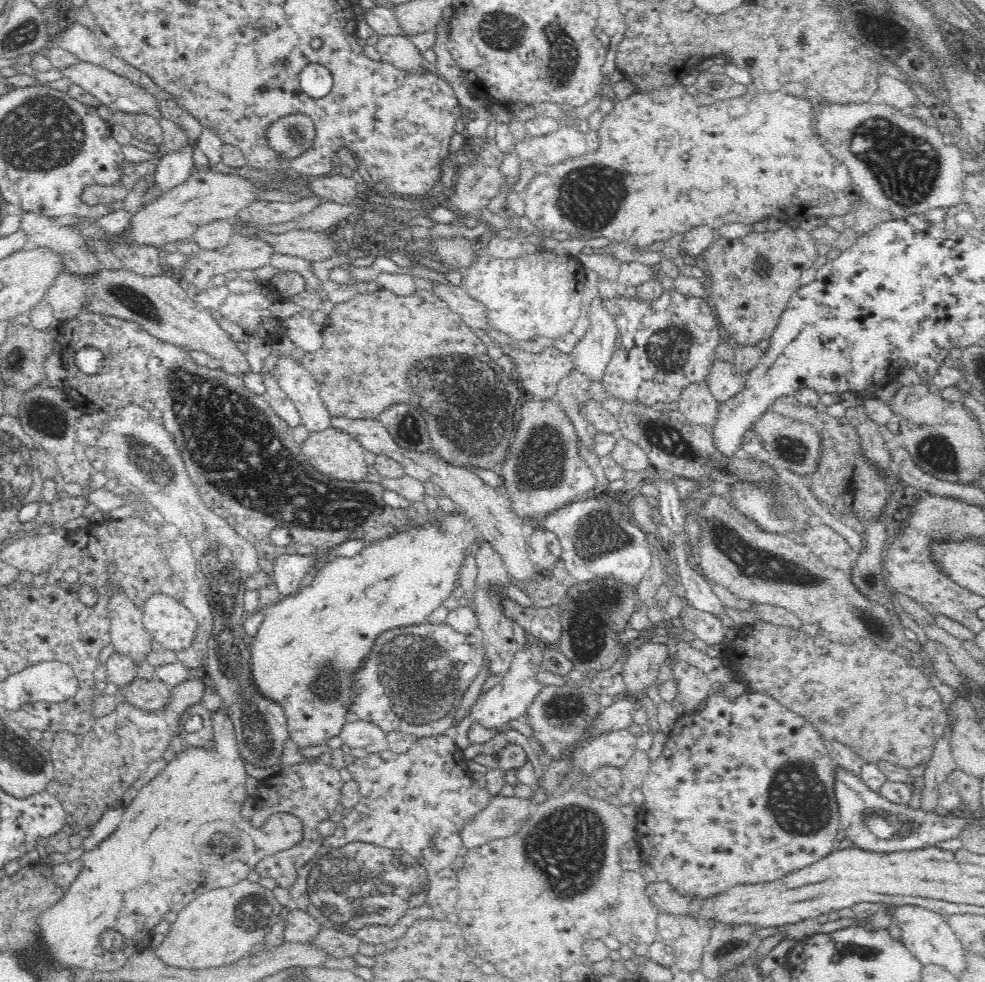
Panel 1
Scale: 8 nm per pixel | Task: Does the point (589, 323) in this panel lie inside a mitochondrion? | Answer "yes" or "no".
no

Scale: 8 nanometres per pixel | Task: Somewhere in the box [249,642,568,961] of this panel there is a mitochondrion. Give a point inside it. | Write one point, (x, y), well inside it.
(388, 882)

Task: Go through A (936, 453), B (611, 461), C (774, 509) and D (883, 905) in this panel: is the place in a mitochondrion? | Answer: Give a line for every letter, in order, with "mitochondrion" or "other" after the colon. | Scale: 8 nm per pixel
A: mitochondrion
B: other
C: mitochondrion
D: other

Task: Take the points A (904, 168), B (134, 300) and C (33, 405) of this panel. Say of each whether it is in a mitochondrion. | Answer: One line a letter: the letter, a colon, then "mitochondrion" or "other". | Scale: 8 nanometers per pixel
A: mitochondrion
B: mitochondrion
C: mitochondrion

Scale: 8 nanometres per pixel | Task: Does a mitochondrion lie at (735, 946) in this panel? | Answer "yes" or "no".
yes

